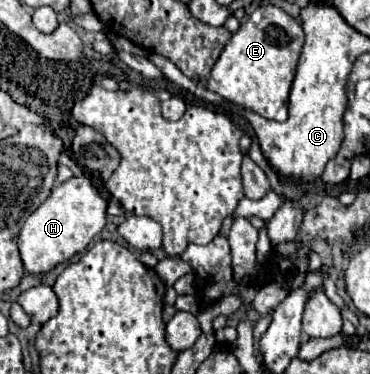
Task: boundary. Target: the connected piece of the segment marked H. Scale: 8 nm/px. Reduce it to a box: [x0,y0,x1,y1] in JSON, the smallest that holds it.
[18,176,106,274]

